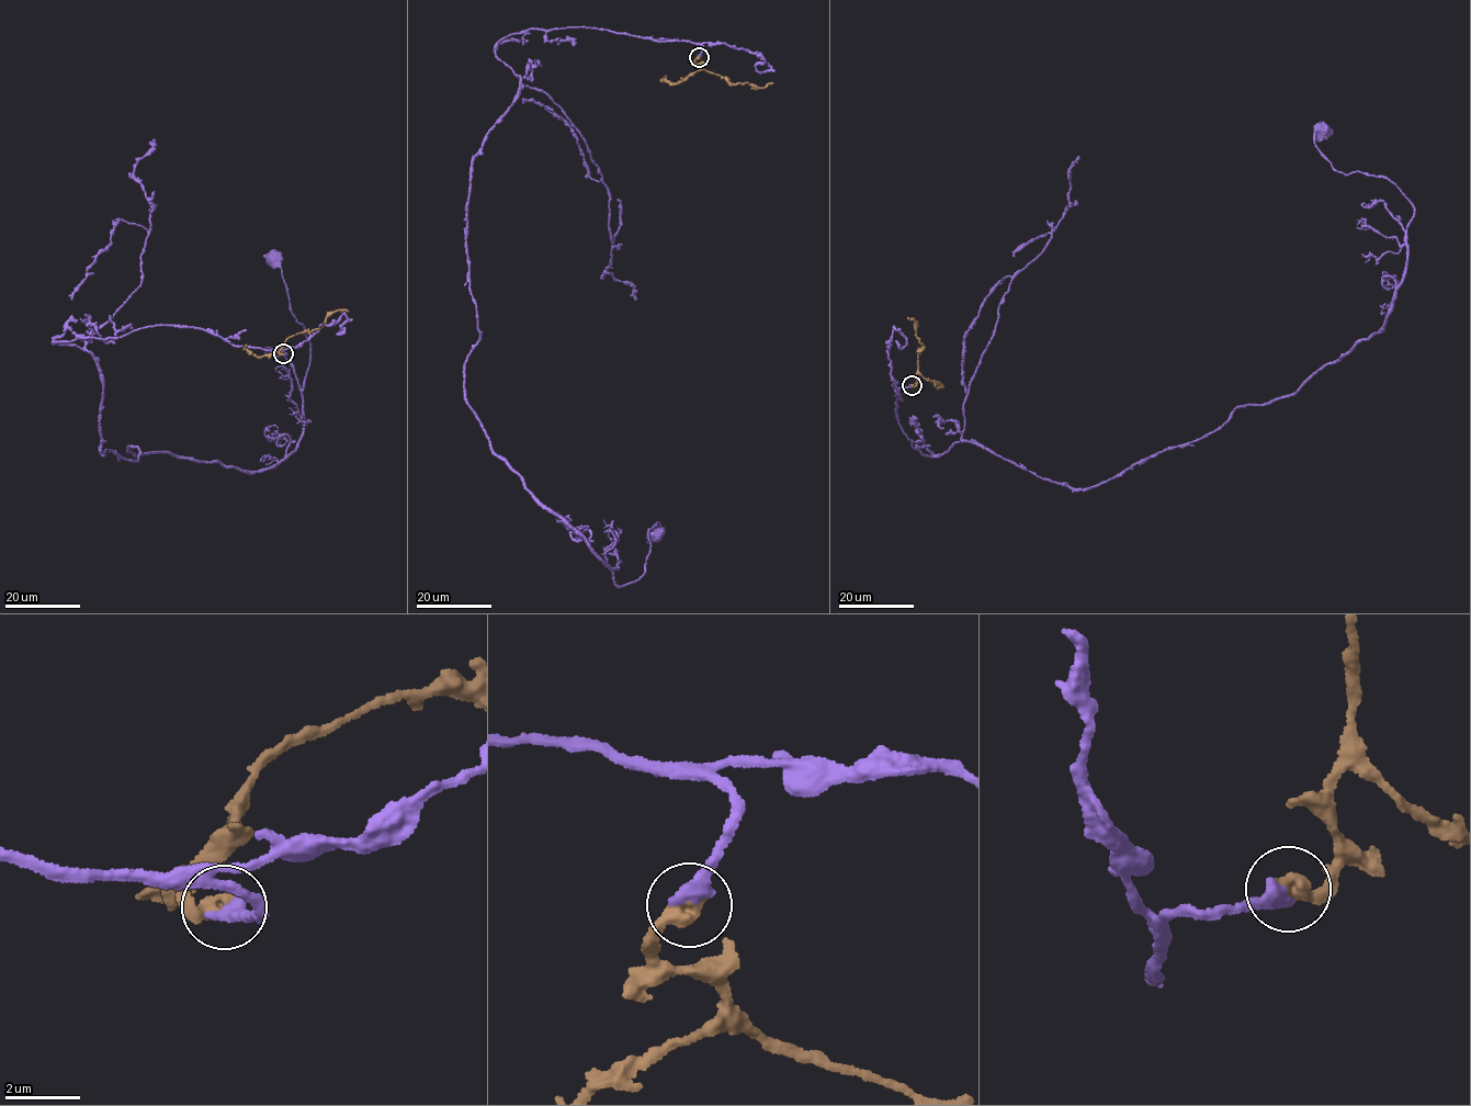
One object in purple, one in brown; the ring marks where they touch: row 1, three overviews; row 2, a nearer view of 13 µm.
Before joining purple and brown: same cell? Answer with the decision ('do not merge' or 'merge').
merge

